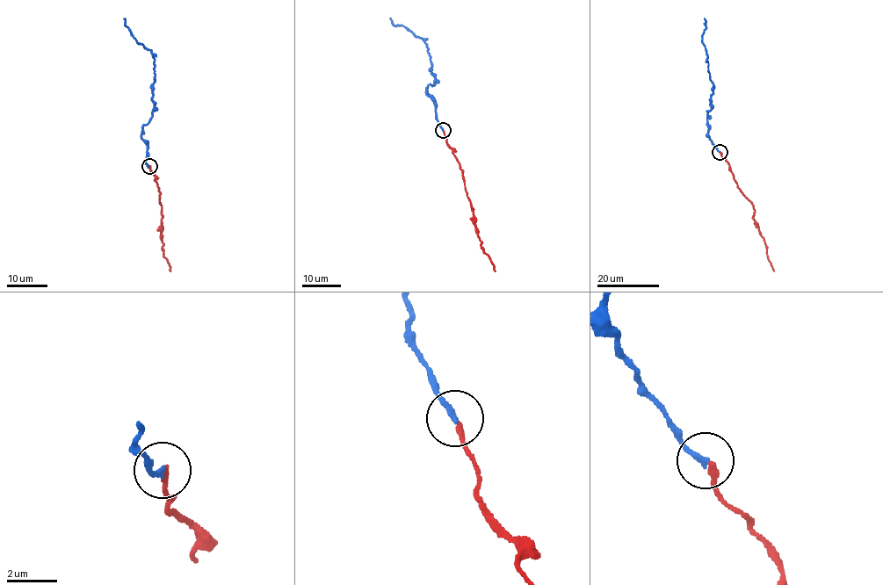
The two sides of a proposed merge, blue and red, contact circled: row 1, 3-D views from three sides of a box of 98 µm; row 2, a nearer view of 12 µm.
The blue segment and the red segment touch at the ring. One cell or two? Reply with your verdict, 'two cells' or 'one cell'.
one cell

